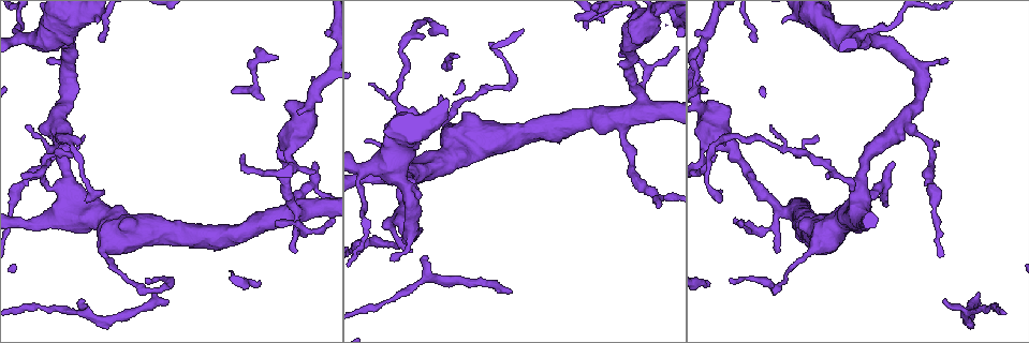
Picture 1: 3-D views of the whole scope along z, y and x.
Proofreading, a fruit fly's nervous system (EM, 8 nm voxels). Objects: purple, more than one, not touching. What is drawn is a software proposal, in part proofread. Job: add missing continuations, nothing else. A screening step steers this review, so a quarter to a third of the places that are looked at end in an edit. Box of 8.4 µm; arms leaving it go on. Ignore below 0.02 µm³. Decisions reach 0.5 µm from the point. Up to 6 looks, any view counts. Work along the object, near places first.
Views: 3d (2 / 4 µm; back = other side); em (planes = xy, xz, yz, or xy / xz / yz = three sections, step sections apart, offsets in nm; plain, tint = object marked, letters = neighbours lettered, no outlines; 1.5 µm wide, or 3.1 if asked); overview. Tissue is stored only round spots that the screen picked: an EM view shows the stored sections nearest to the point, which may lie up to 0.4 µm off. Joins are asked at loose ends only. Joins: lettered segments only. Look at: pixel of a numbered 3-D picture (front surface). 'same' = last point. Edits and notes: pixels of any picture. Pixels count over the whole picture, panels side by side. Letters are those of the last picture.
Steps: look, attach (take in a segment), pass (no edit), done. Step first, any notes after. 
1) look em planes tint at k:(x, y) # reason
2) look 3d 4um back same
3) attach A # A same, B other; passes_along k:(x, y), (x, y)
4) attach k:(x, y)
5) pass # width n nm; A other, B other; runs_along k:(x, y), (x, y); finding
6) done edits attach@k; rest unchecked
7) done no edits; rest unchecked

look 3d 4um at 1:(619, 55) # tapers out

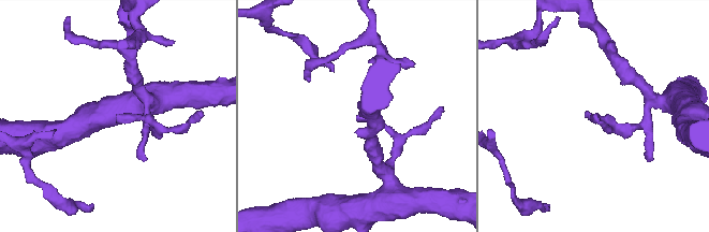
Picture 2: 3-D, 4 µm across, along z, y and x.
look em yz step 8 tint at 2:(118, 121)

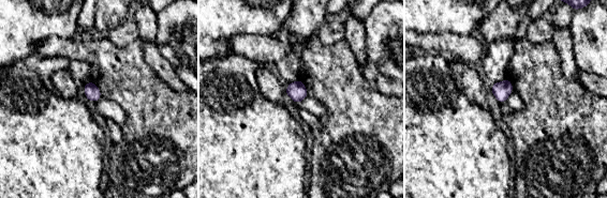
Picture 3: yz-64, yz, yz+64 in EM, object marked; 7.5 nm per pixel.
look em planes letters same

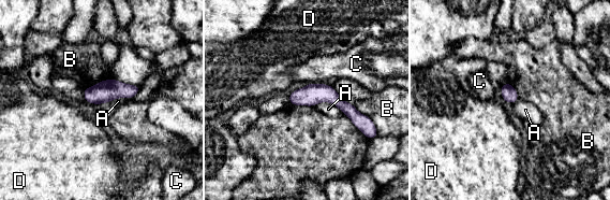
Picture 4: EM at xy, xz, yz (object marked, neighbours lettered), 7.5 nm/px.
pass # longest_contact A 240 nm; A other, B other, C other, D other; runs_along 4:(292, 96), (331, 96), (358, 115); none of them fits

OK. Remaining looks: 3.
look em planes letters at 1:(770, 124) # tapers out

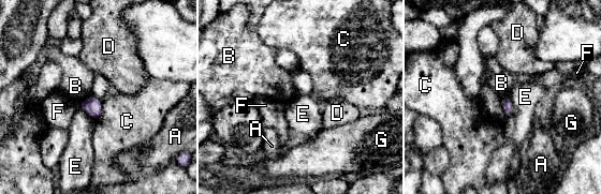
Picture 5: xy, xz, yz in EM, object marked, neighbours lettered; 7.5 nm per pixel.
pass # longest_contact E 160 nm; A other, B other, C other, D other, E other, F other, G other; border 5:(509, 96), (512, 112), (506, 117); no lettered segment goes on from it

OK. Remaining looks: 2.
look 3d 4um at 1:(943, 299) # thin end

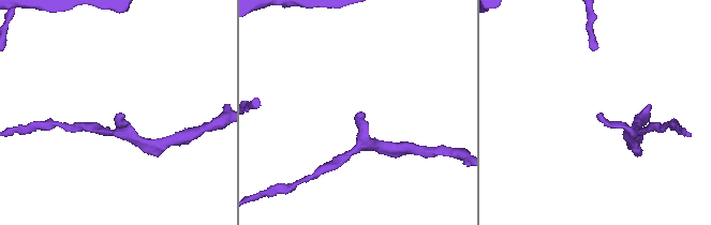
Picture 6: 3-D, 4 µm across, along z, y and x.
look em planes letters at 6:(359, 111)

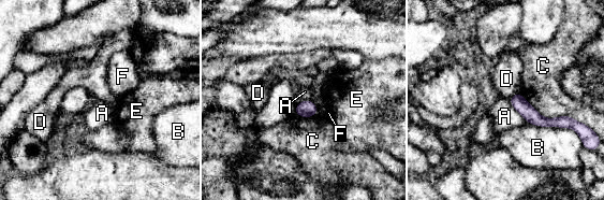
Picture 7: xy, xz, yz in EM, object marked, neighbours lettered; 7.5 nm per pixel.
pass # A other, B other, C other, D other, E other, F other; runs_along 7:(513, 100), (541, 122), (570, 123); no lettered segment goes on from it

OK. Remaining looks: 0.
done no edits; rest unchecked

